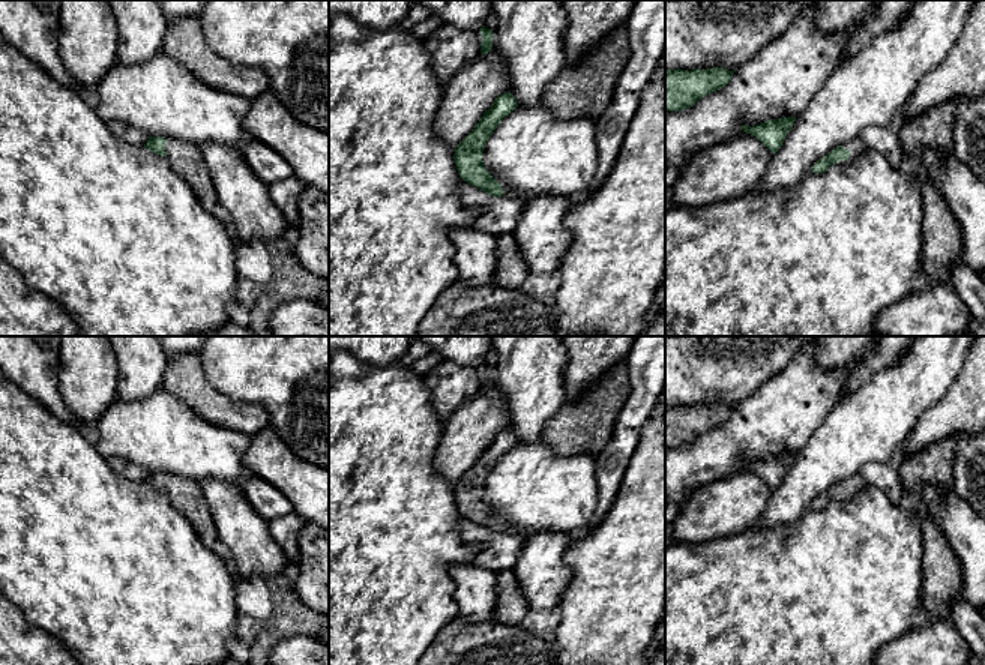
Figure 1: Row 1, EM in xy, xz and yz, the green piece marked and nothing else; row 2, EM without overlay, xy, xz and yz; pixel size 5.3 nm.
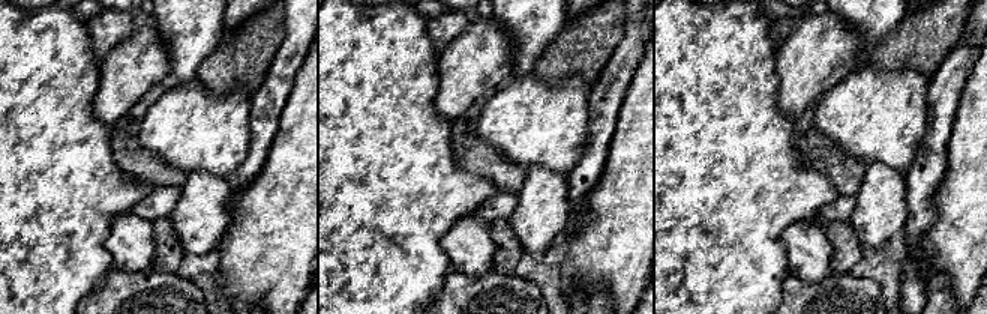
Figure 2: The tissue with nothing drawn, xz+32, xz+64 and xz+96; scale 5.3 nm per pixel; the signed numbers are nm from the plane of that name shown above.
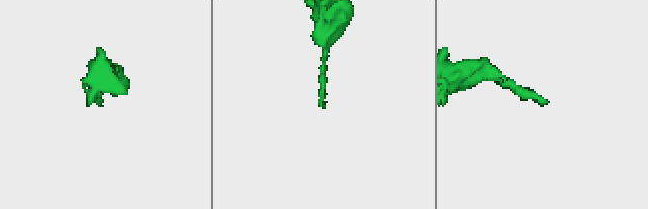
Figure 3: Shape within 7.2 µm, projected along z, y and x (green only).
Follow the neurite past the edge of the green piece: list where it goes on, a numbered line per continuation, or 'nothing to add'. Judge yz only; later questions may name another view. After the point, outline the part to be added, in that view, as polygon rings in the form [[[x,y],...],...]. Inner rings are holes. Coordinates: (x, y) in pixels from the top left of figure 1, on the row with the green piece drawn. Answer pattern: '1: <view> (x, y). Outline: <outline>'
1: yz (856, 146). Outline: [[[856,138],[851,143],[844,144],[842,147],[848,149],[851,155],[848,159],[839,161],[838,165],[847,165],[857,161],[859,156],[866,150],[866,146],[863,144],[862,138]]]

